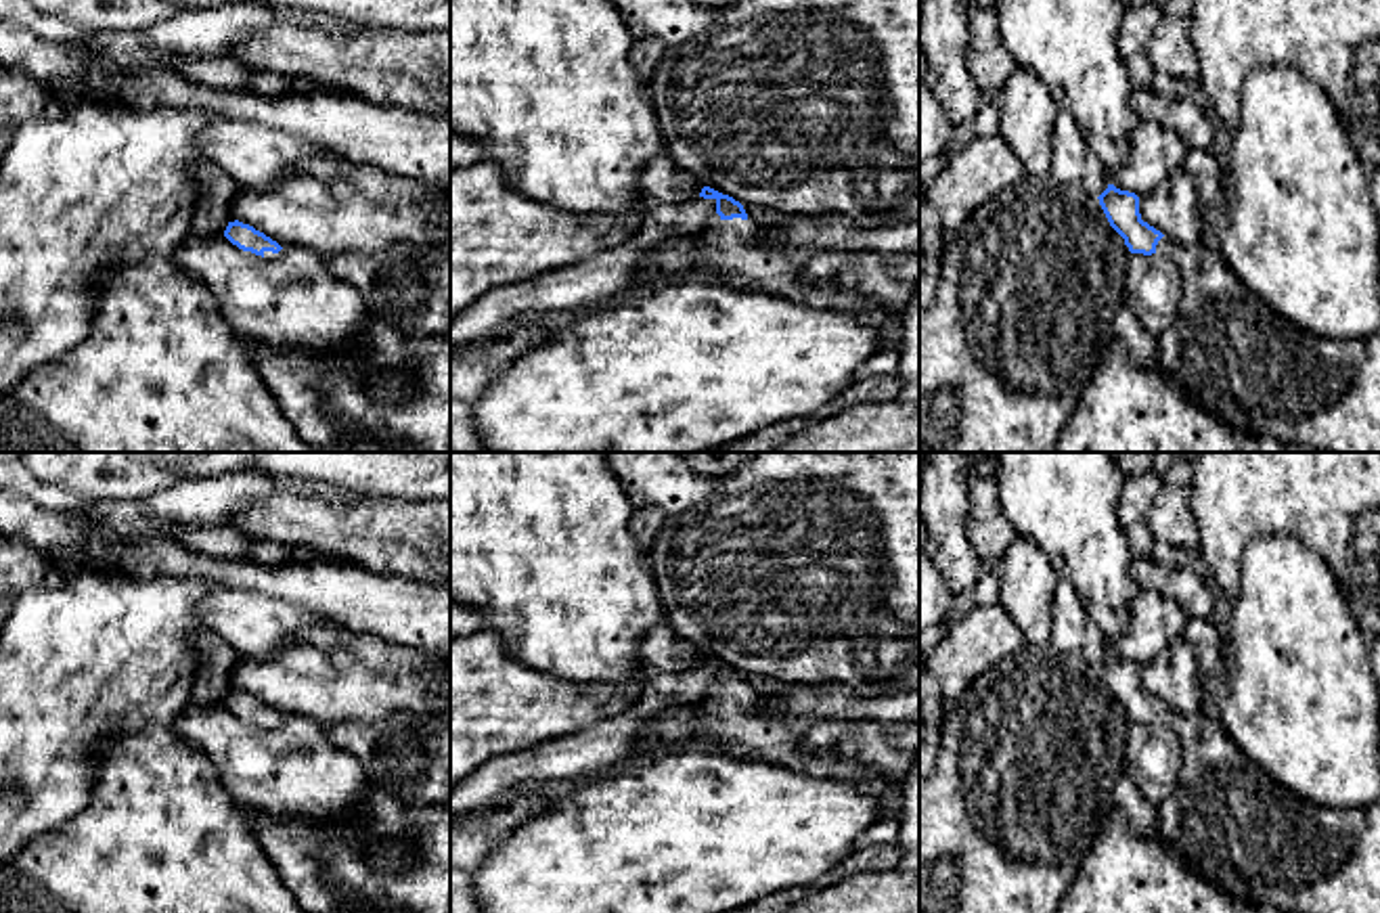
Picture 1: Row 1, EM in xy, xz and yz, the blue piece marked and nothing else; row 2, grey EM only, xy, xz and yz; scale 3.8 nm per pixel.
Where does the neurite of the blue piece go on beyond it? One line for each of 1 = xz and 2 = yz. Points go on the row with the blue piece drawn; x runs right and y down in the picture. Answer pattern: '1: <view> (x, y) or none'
1: xz (729, 250)
2: yz (1228, 350)

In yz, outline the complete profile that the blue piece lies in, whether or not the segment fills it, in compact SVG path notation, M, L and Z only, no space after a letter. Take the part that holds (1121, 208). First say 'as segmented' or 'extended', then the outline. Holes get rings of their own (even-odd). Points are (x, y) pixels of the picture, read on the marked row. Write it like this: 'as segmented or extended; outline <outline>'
extended; outline M1108 184L1097 199L1131 253L1158 253L1179 268L1179 310L1156 337L1154 364L1189 400L1250 436L1319 452L1380 452L1380 331L1353 341L1307 333L1242 285L1221 251L1202 243L1179 245L1143 222L1135 193Z

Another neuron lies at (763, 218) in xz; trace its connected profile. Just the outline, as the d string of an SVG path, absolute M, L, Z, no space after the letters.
M743 205L743 209L748 214L748 220L760 230L775 228L777 224L785 220L785 214L771 209L771 207Z

